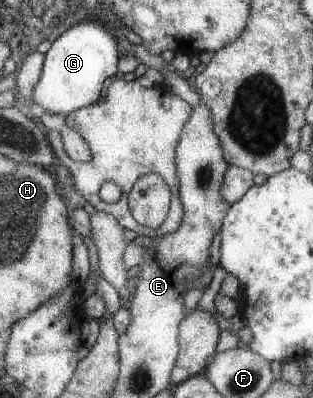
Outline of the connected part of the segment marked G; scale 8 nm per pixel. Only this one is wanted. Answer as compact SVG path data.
M101 19L84 20L67 28L43 55L40 78L34 85L30 103L42 107L43 112L63 112L64 115L100 100L102 82L117 71L116 62L119 59L115 37L108 28L104 28Z

